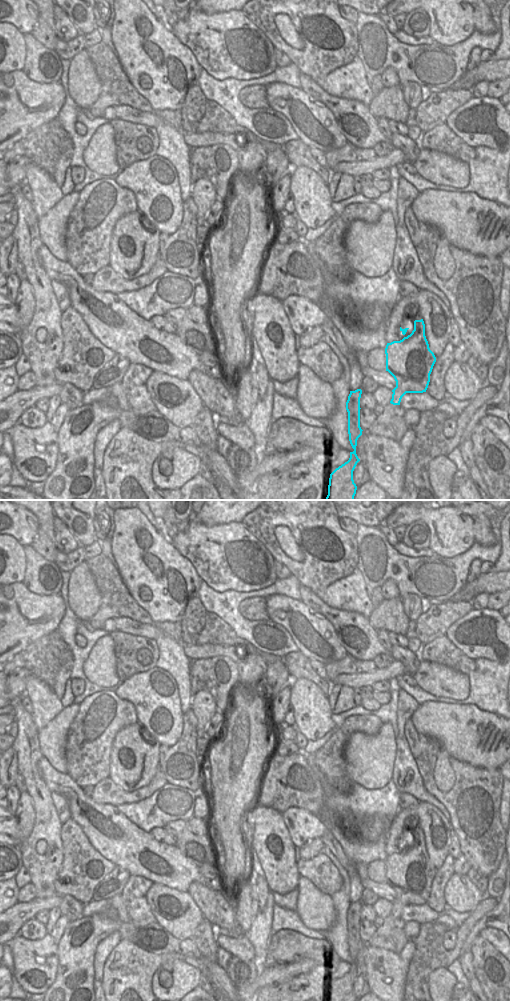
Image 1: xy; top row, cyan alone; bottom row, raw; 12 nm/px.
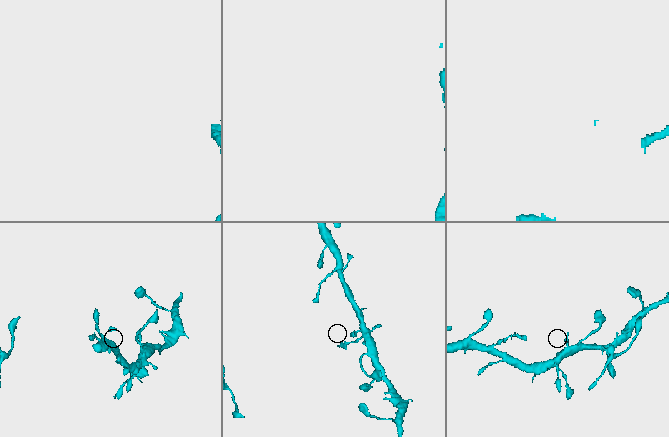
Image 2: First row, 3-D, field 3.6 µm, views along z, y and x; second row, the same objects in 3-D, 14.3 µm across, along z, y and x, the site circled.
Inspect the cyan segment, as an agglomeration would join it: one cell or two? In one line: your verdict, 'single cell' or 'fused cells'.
single cell

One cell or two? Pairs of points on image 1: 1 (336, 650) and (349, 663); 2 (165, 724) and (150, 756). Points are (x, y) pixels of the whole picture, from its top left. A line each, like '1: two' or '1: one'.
1: two
2: two

